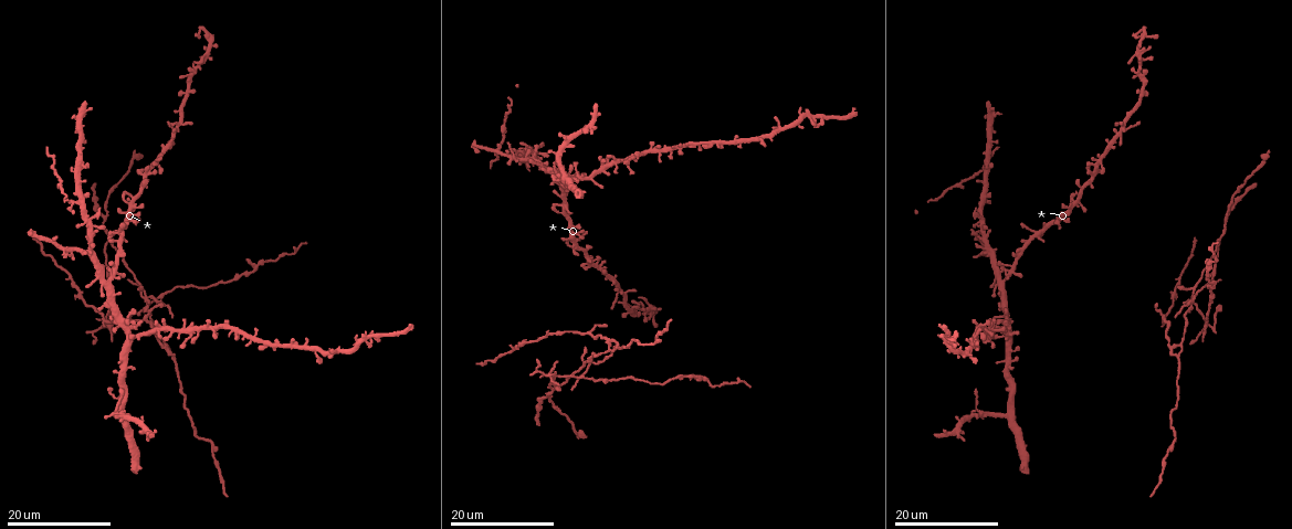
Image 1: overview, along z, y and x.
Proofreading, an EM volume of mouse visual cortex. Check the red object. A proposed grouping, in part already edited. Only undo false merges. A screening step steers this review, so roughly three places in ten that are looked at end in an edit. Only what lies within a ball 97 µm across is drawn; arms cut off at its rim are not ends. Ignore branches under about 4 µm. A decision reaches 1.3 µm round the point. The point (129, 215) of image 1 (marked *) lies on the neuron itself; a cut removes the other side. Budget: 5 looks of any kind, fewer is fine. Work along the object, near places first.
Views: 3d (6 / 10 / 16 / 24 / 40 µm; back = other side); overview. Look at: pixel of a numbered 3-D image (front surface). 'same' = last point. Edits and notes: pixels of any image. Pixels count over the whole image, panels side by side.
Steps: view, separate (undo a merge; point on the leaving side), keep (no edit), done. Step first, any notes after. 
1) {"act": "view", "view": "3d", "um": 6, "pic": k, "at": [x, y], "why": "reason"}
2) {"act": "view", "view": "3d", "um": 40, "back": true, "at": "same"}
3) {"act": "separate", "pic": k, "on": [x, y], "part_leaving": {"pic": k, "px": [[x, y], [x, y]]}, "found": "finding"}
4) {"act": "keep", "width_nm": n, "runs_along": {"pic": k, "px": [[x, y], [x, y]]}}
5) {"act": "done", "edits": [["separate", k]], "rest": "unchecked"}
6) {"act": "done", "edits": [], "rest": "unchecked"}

{"act": "view", "view": "3d", "um": 24, "pic": 1, "at": [1165, 320], "why": "arms part here"}

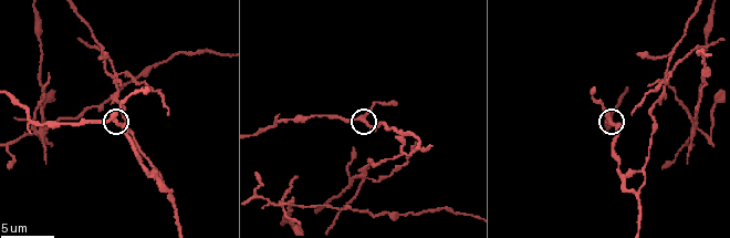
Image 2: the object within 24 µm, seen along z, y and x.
{"act": "view", "view": "3d", "um": 10, "pic": 2, "at": [112, 121]}

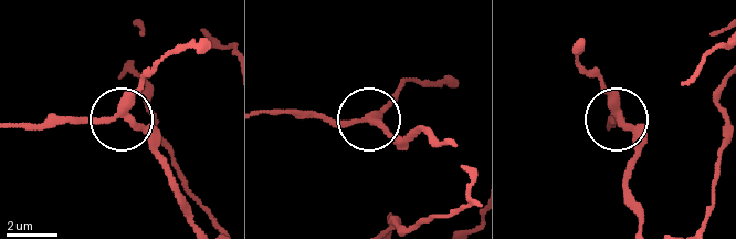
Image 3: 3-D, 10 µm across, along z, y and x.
{"act": "keep", "arms": 3, "found": "continuous, no second neuron"}

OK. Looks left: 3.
{"act": "view", "view": "3d", "um": 16, "pic": 1, "at": [103, 213], "why": "three-way junction"}

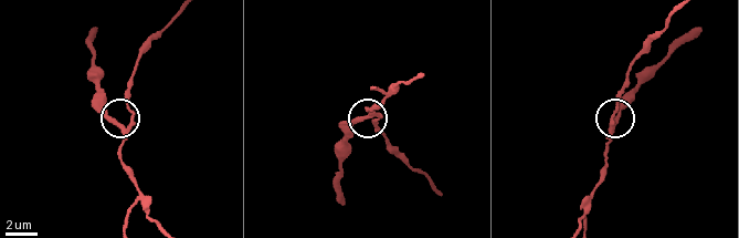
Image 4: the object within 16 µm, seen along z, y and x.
{"act": "view", "view": "3d", "um": 10, "pic": 4, "at": [121, 124], "why": "closer look"}

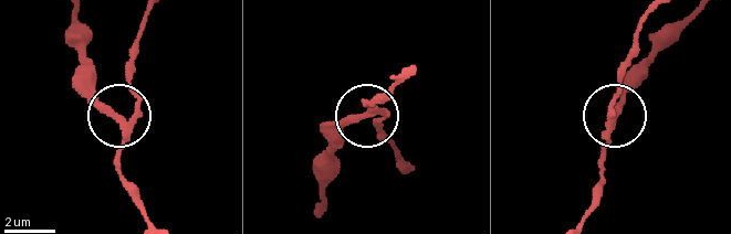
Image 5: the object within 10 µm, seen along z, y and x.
{"act": "separate", "pic": 5, "on": [94, 106], "width_nm": 250, "part_leaving": {"pic": 5, "px": [[124, 125], [94, 88], [86, 38], [73, 13]]}, "found": "two neurons meet here"}

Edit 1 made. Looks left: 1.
{"act": "view", "view": "3d", "um": 10, "pic": 2, "at": [624, 178], "why": "side arm on a straight run"}

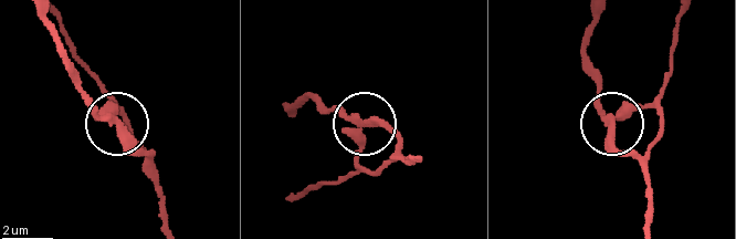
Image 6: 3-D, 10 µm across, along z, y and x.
{"act": "keep", "side_arm_um": 36, "found": "one neuron here"}

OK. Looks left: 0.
{"act": "done", "edits": [["separate", 5]], "rest": "unchecked"}

